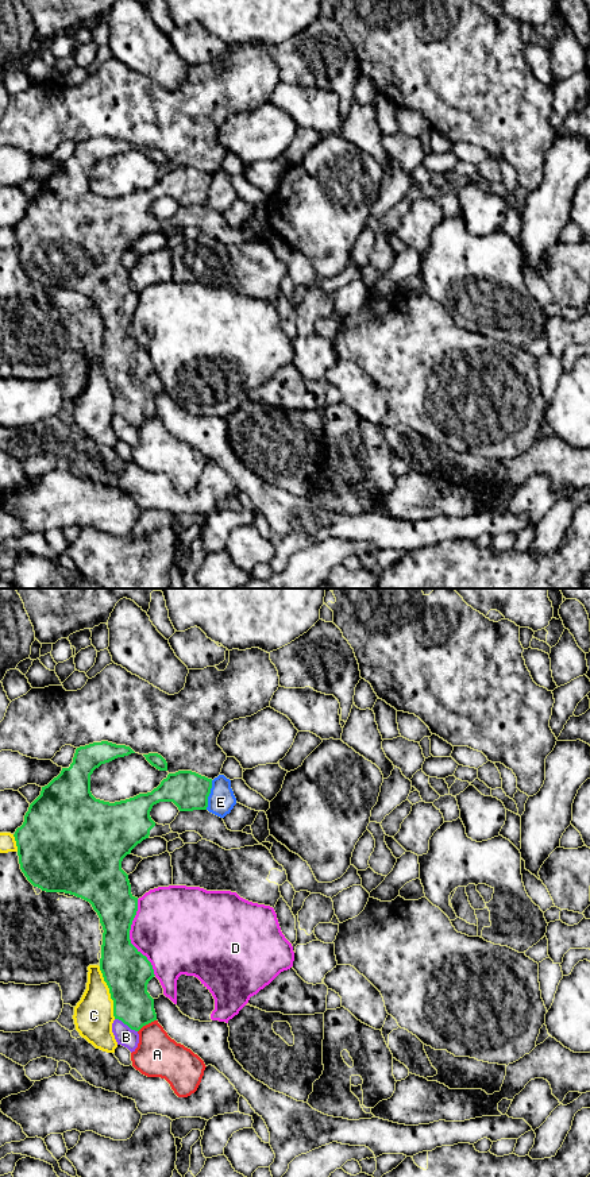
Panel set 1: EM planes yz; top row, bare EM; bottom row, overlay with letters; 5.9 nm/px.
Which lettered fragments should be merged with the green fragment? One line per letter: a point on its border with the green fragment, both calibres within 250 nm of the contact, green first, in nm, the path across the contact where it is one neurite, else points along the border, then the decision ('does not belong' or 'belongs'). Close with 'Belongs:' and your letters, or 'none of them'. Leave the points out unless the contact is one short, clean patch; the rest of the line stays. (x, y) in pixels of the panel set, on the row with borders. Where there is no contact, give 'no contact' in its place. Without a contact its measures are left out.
A: meets green in yz at (146, 1023); 240 nm thick on the green side, 260 nm on the other; does not belong
B: meets green in yz at (126, 1023); 240 nm thick on the green side, 120 nm on the other; border along yz (115, 1018), (137, 1031); does not belong
C: meets green in yz at (110, 992); 280 nm thick on the green side, 240 nm on the other; does not belong
D: meets green in yz at (128, 937); 280 nm thick on the green side, 440 nm on the other; does not belong
E: meets green in yz at (208, 795); 220 nm thick on the green side, 160 nm on the other; border along yz (212, 780), (205, 809); does not belong
Belongs: none of them

